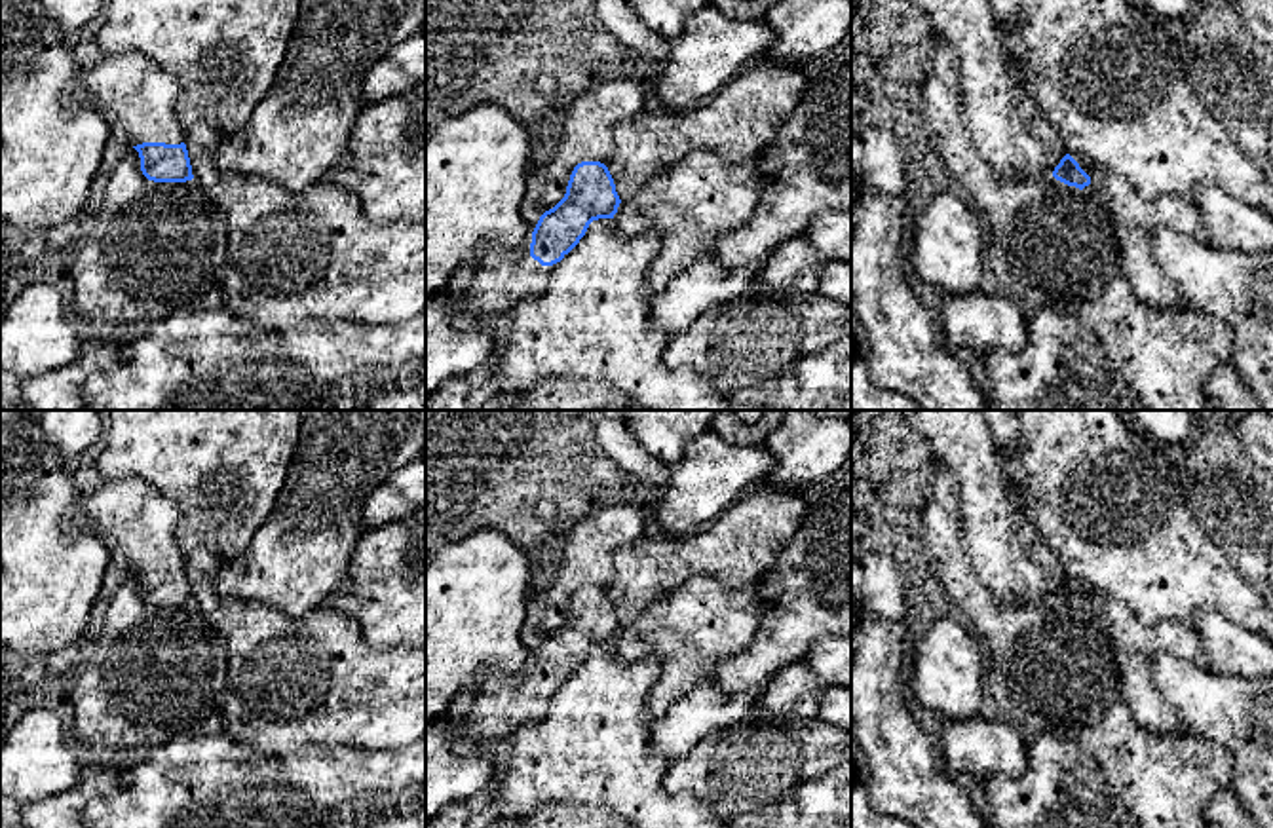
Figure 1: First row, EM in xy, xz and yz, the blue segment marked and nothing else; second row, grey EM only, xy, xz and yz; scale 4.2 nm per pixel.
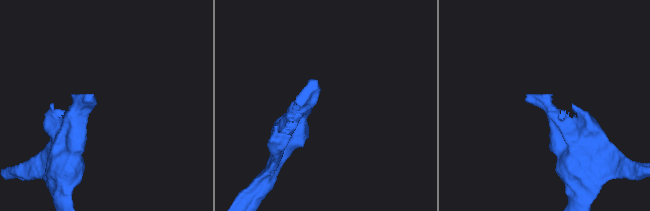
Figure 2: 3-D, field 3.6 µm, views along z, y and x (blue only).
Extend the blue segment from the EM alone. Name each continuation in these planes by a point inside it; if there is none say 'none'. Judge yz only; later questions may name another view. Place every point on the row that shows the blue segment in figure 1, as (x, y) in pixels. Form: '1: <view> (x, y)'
none

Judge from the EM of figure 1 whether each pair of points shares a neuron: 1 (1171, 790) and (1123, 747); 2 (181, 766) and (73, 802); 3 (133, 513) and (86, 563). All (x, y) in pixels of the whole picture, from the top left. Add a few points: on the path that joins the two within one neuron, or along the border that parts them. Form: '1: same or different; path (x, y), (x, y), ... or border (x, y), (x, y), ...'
1: same; path (1159, 779), (1135, 758)
2: different; border (124, 771), (114, 792), (97, 796), (84, 808)
3: different; border (86, 532), (99, 538), (114, 555)

